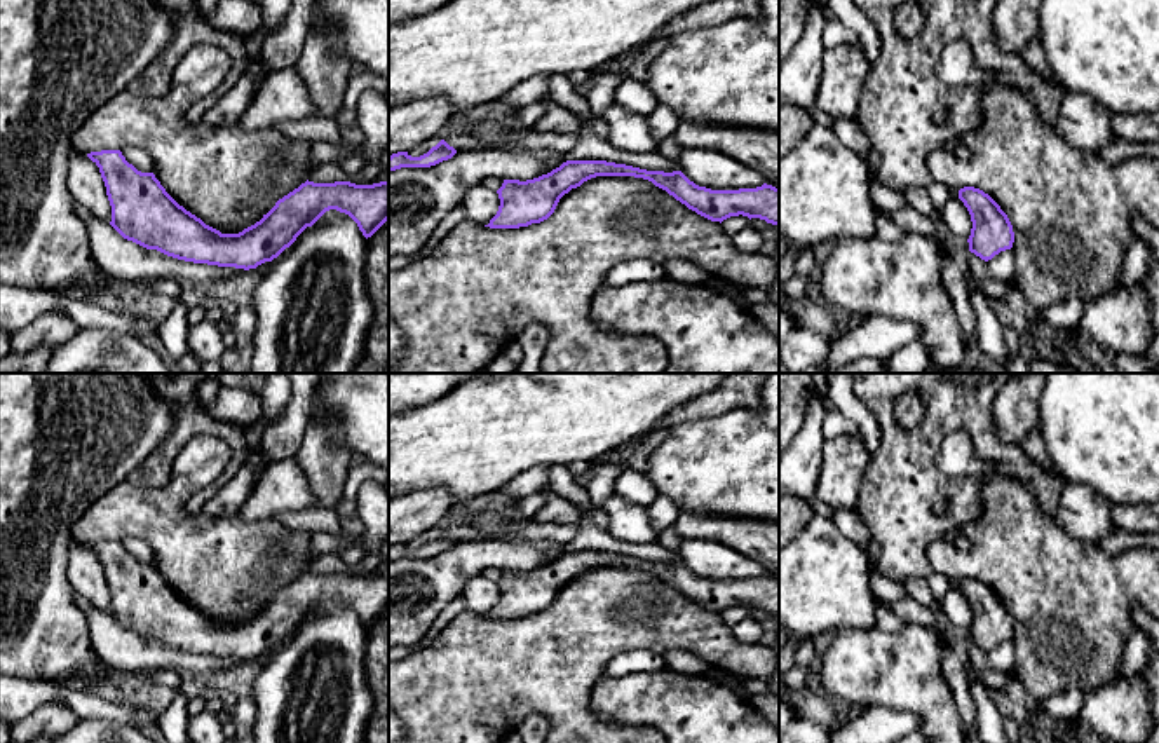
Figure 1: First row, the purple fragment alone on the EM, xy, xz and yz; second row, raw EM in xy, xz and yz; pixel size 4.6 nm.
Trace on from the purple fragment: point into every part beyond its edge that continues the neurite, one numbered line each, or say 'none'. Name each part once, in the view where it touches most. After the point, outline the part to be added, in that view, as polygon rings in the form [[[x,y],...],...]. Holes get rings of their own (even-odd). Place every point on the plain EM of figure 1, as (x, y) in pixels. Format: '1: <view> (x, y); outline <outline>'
none

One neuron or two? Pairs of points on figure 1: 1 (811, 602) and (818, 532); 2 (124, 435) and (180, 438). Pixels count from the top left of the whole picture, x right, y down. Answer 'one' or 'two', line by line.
1: one
2: two

